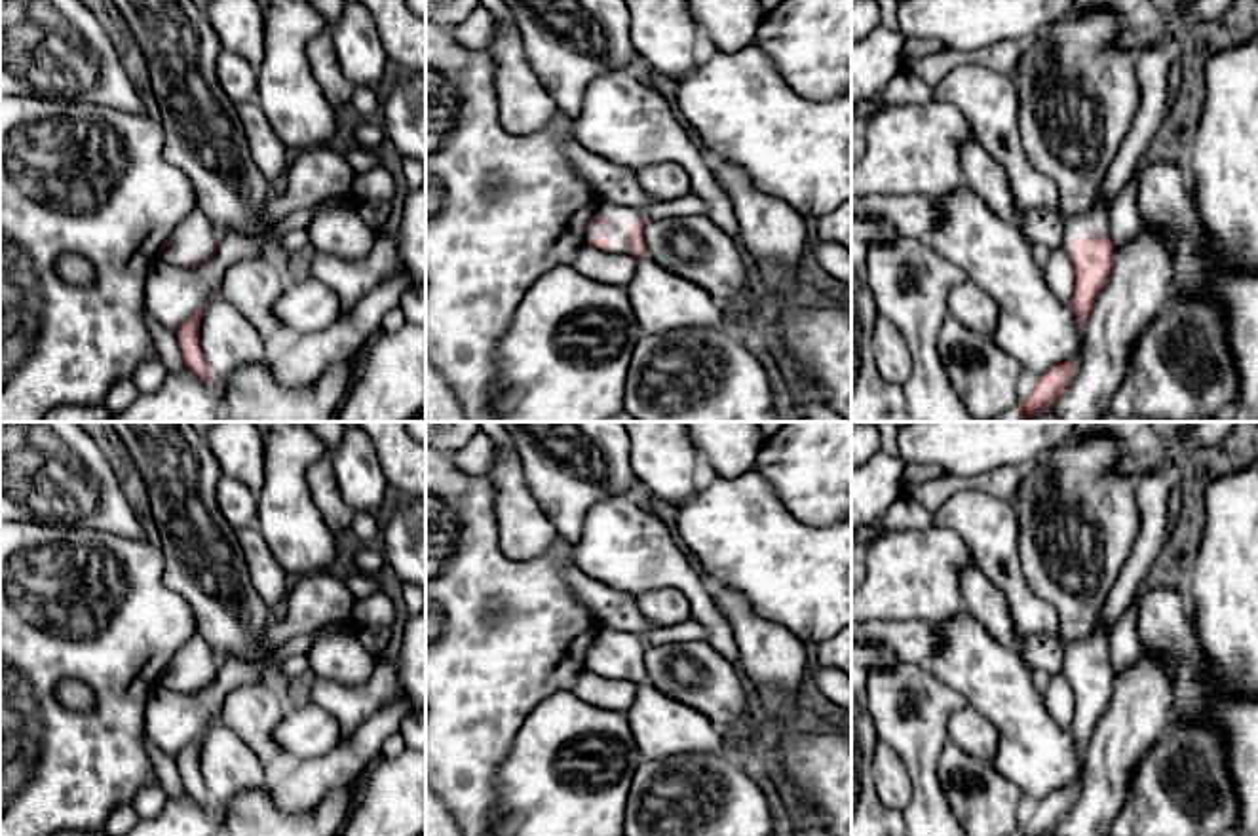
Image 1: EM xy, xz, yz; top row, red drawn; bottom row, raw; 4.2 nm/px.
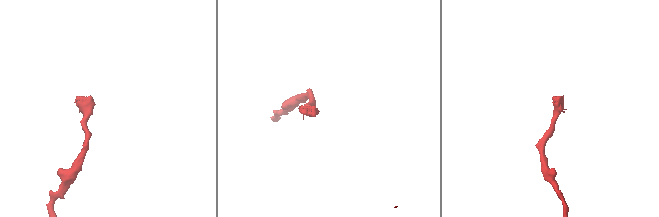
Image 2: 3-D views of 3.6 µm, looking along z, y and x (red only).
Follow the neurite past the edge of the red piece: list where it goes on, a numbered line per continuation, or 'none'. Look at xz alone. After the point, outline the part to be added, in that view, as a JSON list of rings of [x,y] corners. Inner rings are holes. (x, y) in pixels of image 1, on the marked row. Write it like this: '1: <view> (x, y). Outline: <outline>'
1: xz (610, 211). Outline: [[[604,203],[597,213],[599,218],[606,218],[612,224],[602,228],[599,224],[589,226],[587,239],[606,234],[612,239],[610,251],[614,255],[631,255],[631,220],[642,217],[644,213],[633,207]]]

